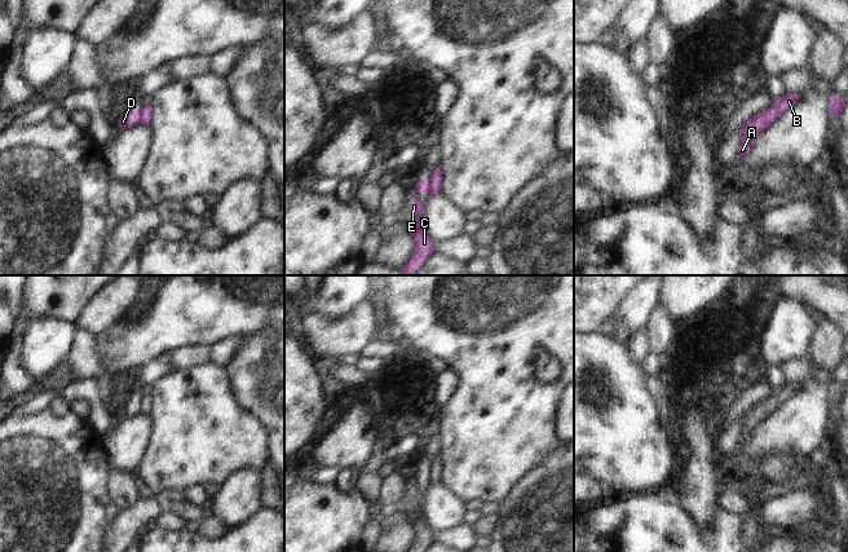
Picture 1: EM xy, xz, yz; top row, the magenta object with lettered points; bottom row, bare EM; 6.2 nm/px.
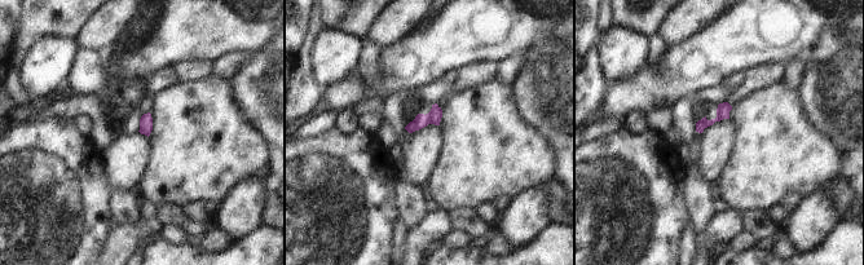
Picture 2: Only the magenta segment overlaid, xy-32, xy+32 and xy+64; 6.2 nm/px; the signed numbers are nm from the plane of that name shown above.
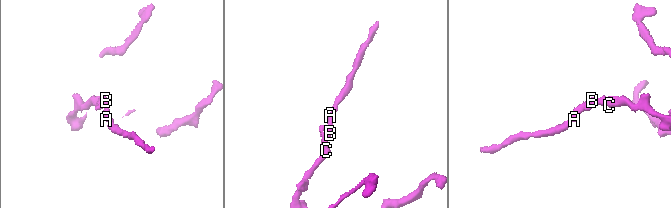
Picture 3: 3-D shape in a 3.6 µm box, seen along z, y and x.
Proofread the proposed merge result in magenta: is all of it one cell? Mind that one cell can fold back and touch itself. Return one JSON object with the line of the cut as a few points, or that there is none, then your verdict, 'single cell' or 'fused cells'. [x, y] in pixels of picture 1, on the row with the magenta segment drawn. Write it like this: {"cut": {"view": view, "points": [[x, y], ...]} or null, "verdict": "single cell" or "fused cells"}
{"cut": null, "verdict": "single cell"}

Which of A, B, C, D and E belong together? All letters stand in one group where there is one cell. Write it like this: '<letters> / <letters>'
A B C D E

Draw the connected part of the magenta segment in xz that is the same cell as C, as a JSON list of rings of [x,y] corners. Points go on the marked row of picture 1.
[[[437,167],[429,180],[418,180],[415,185],[415,191],[411,194],[412,203],[410,209],[414,209],[418,215],[416,225],[410,230],[411,237],[414,238],[414,253],[402,265],[402,275],[414,275],[414,273],[434,253],[434,240],[430,239],[423,228],[423,204],[416,199],[416,193],[425,193],[428,196],[433,194],[440,194],[442,187],[442,171]]]

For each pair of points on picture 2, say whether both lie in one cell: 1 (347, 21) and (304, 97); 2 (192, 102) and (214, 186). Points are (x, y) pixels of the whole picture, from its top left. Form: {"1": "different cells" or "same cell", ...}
{"1": "different cells", "2": "same cell"}

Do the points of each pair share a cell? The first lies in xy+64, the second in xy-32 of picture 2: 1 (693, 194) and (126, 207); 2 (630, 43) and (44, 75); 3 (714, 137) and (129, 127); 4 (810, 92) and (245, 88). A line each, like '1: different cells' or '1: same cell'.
1: same cell
2: same cell
3: different cells
4: same cell

